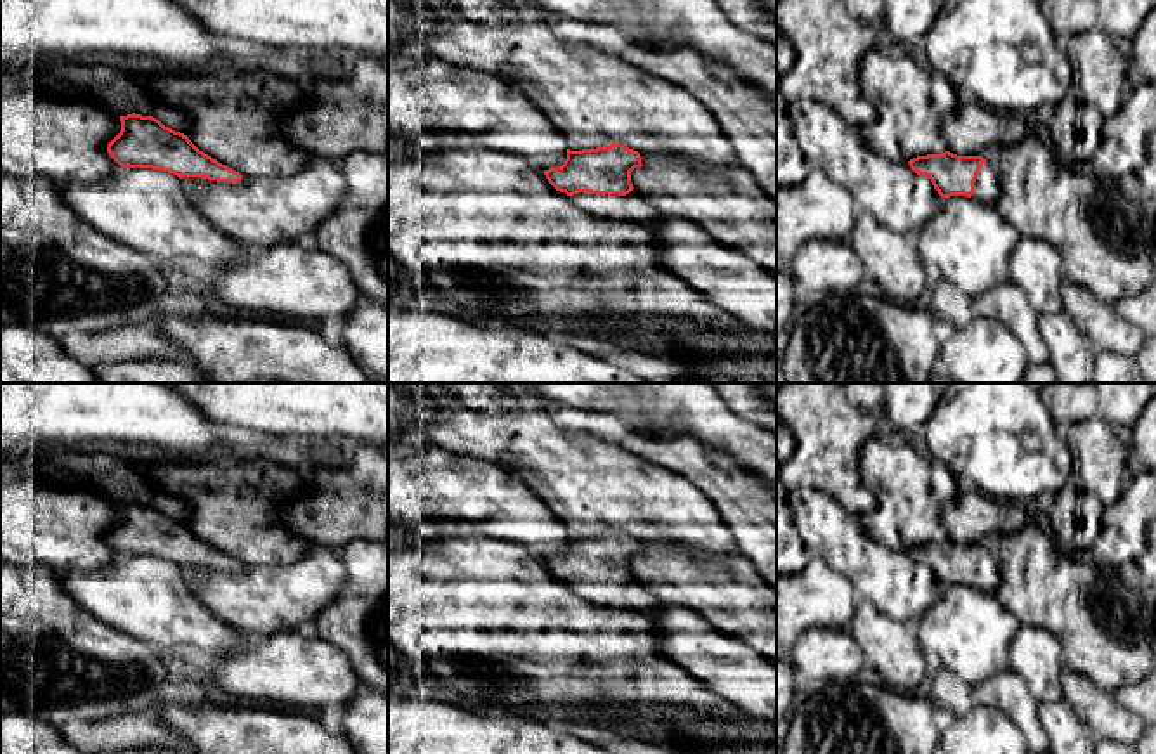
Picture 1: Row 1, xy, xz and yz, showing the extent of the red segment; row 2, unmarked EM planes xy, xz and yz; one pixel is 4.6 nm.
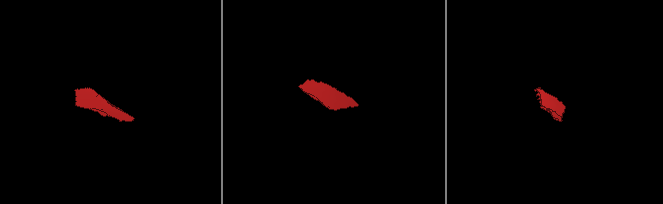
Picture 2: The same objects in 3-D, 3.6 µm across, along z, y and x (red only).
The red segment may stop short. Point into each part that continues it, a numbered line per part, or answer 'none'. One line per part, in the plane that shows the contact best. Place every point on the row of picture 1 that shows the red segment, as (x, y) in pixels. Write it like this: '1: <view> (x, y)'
1: xz (636, 208)

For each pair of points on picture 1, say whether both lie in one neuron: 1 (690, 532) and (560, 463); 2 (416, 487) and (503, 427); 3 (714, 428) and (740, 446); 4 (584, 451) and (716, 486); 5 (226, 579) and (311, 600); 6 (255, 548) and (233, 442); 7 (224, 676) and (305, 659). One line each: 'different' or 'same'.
1: same
2: different
3: same
4: different
5: same
6: same
7: same

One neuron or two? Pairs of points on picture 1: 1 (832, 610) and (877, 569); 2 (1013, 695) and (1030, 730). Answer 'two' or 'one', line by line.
1: two
2: one

